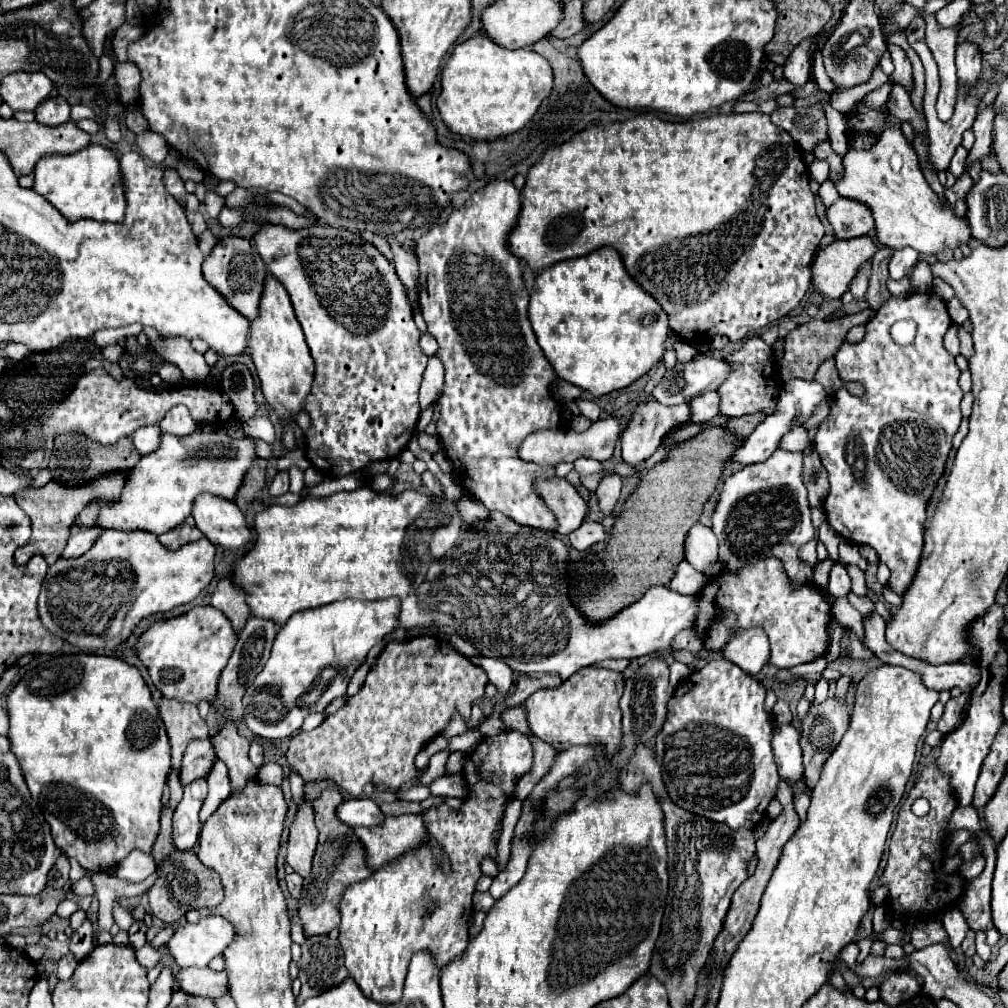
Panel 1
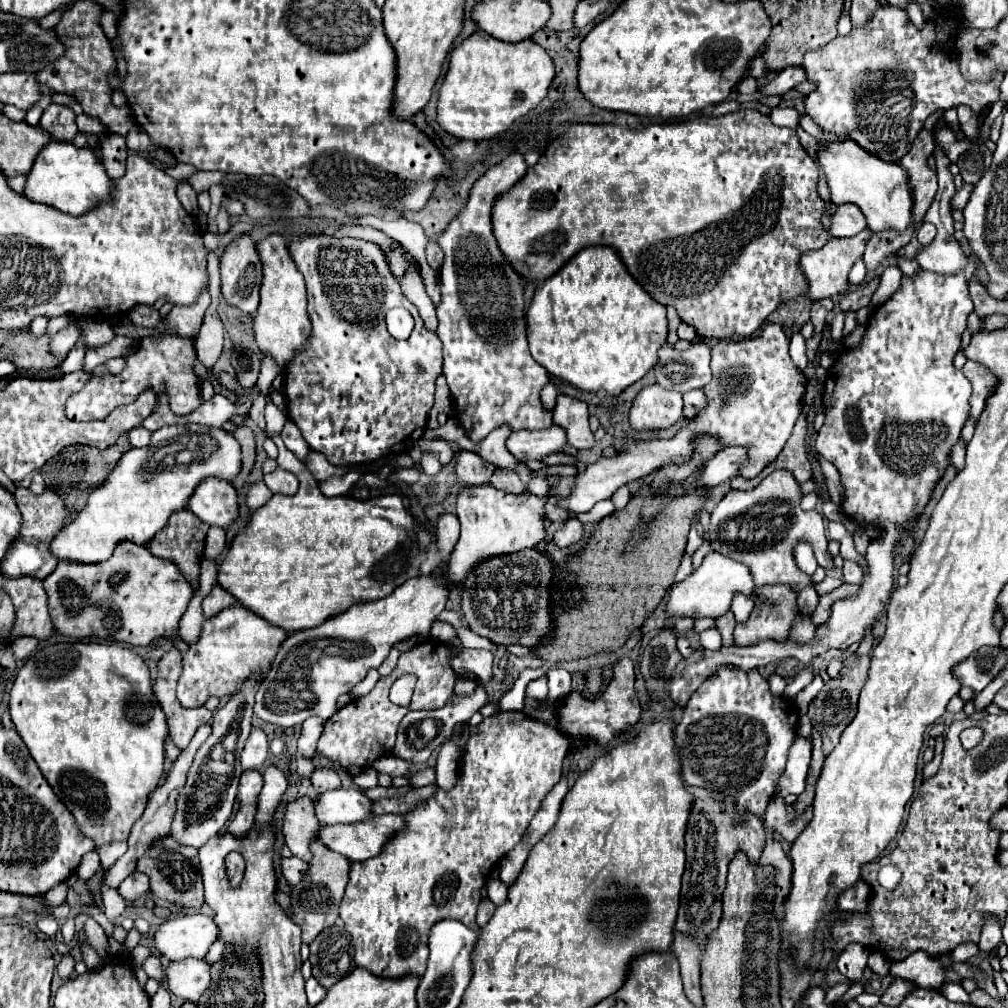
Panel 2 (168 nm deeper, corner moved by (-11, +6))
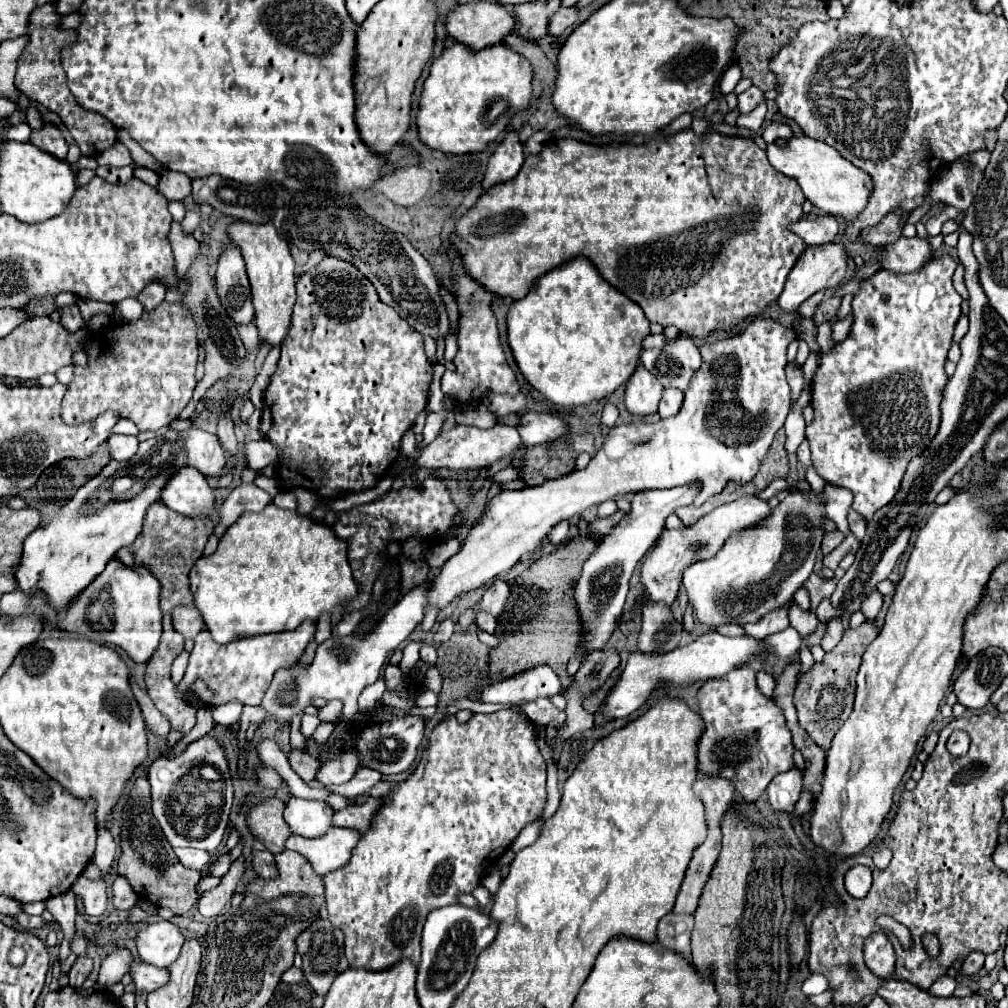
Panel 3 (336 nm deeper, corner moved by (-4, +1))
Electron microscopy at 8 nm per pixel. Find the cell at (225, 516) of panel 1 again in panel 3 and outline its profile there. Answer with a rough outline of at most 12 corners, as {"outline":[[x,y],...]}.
{"outline":[[181,466],[163,486],[161,502],[185,516],[215,508],[199,470]]}

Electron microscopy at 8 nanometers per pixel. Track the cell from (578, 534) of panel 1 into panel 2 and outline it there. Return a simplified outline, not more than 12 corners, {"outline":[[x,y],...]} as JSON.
{"outline":[[576,517],[554,533],[558,547],[578,543],[584,537],[584,525]]}

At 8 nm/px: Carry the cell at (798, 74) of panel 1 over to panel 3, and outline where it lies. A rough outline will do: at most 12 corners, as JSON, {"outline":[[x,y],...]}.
{"outline":[[751,86],[739,98],[739,114],[763,102],[763,90]]}

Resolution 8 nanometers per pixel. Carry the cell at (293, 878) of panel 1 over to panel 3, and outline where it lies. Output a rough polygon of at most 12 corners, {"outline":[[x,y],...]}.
{"outline":[[253,850],[253,870],[275,876],[273,854]]}

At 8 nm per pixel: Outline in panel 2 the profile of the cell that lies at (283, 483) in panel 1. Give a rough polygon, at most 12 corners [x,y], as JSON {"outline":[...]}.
{"outline":[[276,469],[264,475],[272,493],[294,495],[298,479],[294,473]]}

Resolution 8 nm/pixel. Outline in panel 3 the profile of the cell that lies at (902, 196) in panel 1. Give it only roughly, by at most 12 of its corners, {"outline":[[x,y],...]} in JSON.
{"outline":[[825,142],[769,144],[773,168],[825,214],[855,220],[871,178]]}

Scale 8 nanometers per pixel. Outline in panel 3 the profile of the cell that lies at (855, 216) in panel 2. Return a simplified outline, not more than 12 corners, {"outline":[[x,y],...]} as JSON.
{"outline":[[833,216],[801,218],[789,226],[805,244],[829,244],[839,234]]}

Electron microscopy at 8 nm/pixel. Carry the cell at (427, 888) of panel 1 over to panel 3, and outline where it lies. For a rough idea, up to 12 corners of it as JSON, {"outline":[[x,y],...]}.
{"outline":[[515,710],[427,738],[323,876],[351,968],[419,964],[539,818],[547,764]]}

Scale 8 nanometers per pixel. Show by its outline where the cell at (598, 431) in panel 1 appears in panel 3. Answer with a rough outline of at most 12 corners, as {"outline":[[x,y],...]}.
{"outline":[[453,426],[421,454],[421,468],[485,468],[523,448],[519,432]]}

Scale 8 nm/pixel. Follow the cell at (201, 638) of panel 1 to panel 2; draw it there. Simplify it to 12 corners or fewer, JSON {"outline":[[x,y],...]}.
{"outline":[[244,605],[202,623],[182,653],[178,701],[228,697],[286,631]]}

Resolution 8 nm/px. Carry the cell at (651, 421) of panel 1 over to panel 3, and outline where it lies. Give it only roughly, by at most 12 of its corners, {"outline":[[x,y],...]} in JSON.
{"outline":[[641,364],[625,386],[625,406],[637,418],[657,414],[663,386]]}

